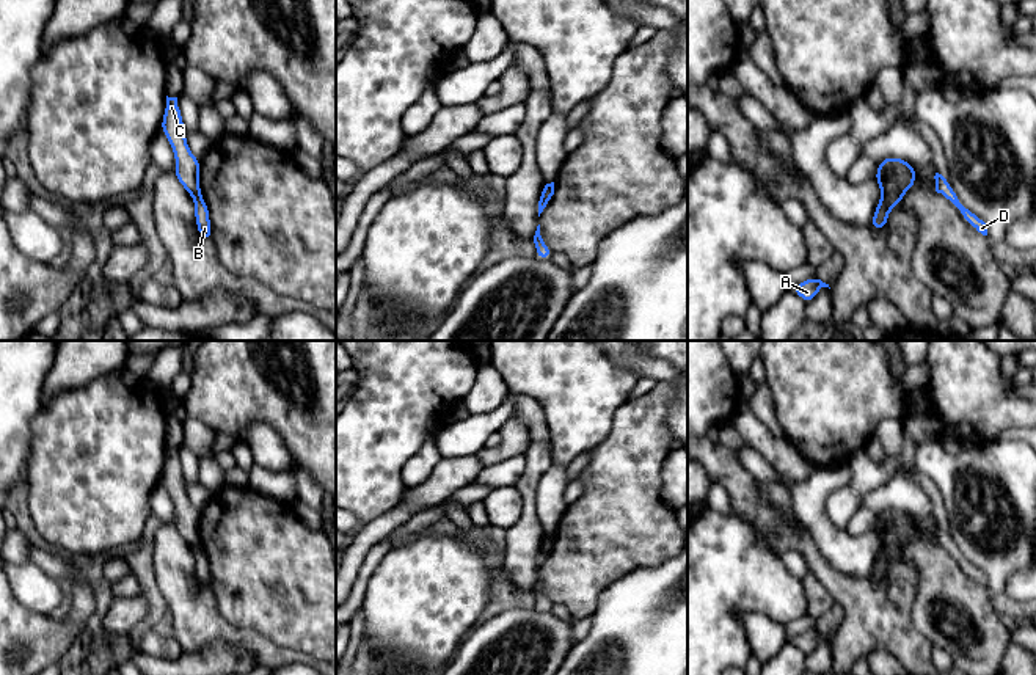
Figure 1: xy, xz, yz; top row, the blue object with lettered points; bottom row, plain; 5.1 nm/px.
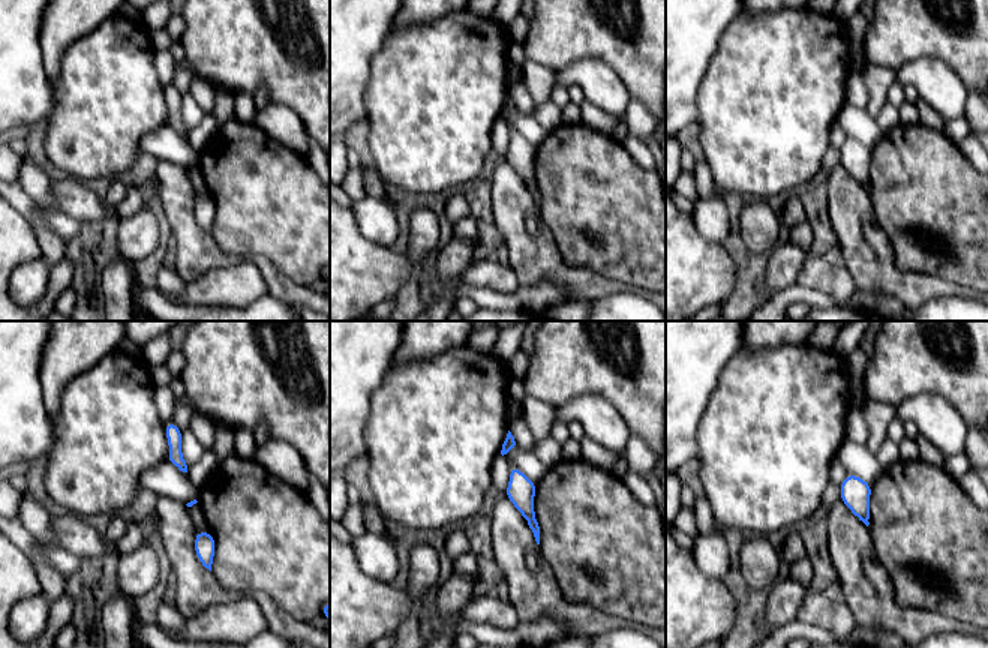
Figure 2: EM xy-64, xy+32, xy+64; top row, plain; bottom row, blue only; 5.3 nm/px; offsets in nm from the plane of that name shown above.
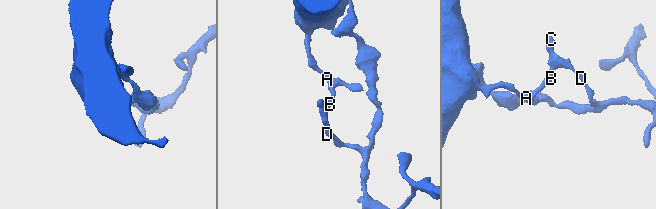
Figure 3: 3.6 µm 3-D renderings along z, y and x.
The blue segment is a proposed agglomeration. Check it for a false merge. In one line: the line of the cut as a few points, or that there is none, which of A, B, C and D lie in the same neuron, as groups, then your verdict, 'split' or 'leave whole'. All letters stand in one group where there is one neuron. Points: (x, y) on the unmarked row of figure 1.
no cut | A B C D | leave whole

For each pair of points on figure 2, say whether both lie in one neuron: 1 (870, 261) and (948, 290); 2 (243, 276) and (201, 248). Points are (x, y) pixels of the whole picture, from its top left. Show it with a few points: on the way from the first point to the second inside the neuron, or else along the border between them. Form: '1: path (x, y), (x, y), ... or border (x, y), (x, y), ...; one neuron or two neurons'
1: path (889, 279), (910, 288), (928, 288); one neuron
2: border (240, 258), (231, 264), (215, 267), (197, 279); two neurons

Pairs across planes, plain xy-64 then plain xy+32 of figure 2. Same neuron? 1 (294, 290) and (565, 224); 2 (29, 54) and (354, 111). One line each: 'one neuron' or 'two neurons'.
1: two neurons
2: one neuron

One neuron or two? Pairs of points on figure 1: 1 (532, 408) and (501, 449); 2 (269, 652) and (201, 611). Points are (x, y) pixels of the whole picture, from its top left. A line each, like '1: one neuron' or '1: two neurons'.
1: two neurons
2: one neuron

